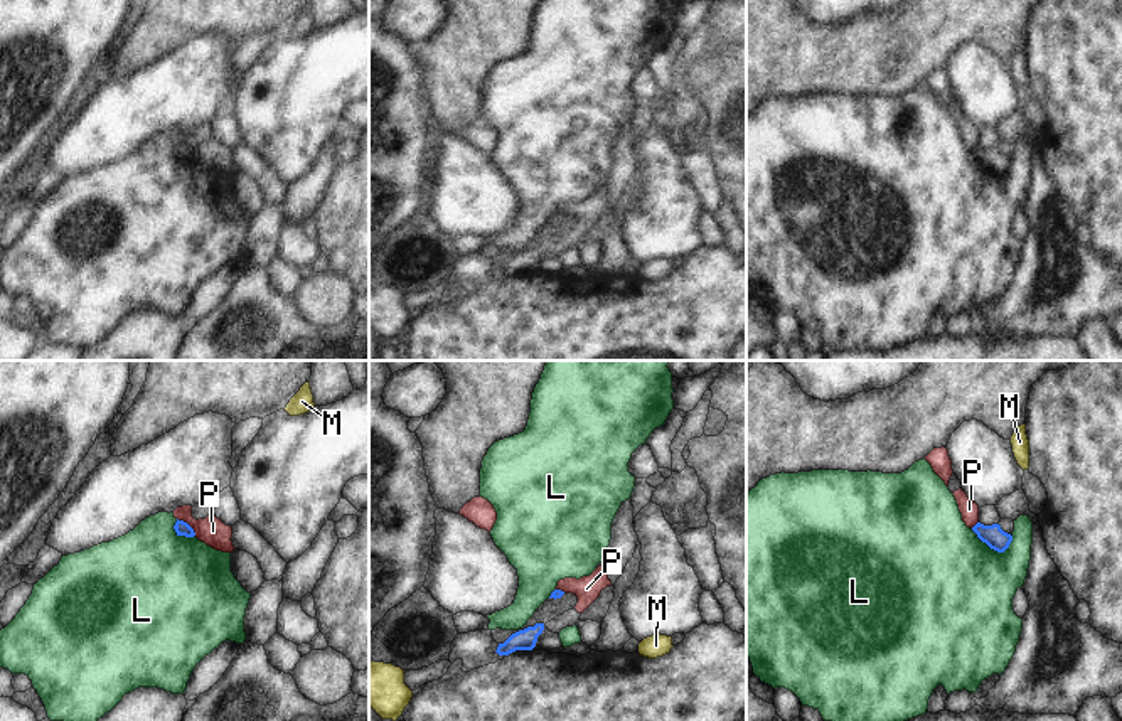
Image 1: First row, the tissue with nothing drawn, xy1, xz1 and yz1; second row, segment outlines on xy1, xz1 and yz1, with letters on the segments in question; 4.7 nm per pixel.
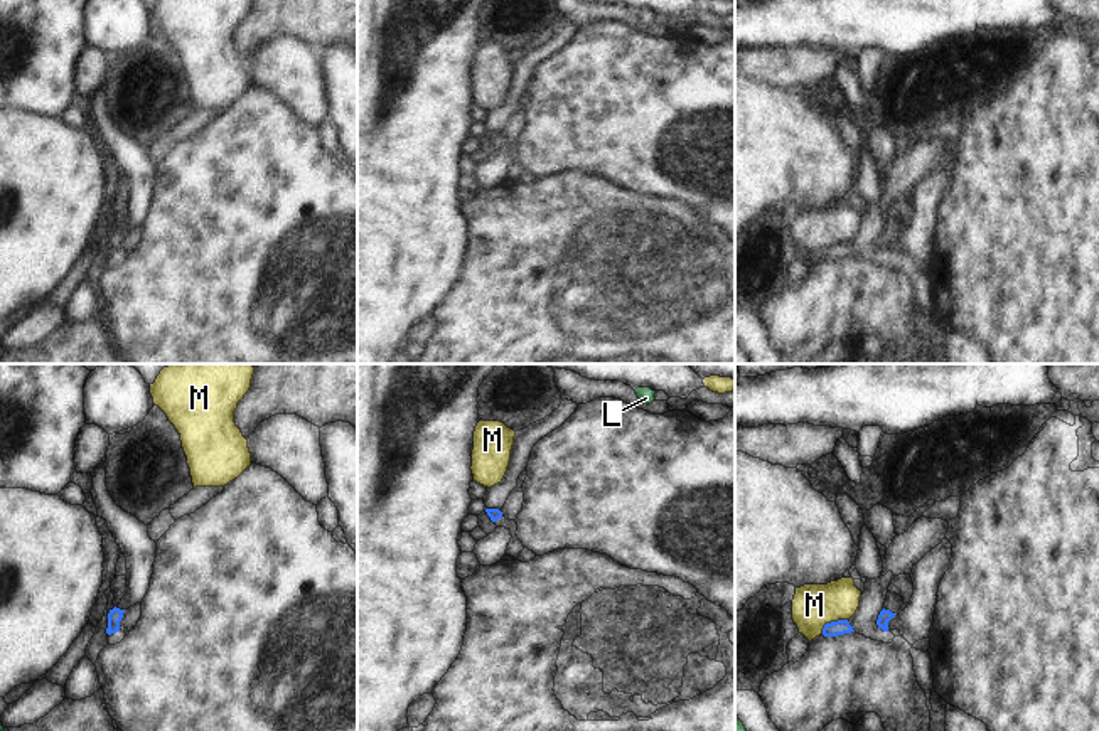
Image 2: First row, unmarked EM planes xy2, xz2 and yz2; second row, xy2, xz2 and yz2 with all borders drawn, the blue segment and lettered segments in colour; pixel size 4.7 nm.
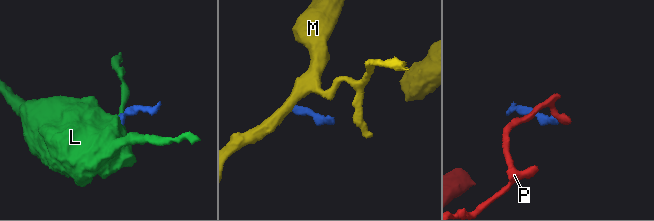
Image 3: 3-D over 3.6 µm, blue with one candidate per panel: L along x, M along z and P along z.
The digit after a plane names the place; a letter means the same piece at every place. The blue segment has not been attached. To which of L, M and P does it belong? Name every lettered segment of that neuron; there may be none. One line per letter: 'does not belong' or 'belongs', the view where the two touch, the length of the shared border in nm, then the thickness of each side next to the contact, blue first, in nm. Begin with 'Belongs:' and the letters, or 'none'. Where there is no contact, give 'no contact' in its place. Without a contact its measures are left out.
Belongs: none
L: does not belong; contact in yz1; length 220 nm; calibres 100 and 480 nm
M: does not belong; contact in yz2; length 140 nm; calibres 70 and 200 nm
P: does not belong; contact in xy1; length 130 nm; calibres 70 and 140 nm

